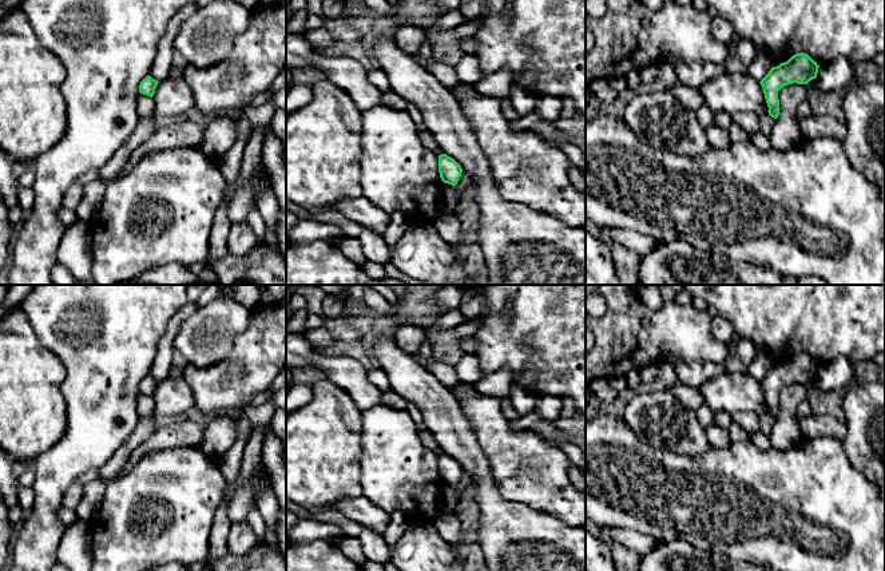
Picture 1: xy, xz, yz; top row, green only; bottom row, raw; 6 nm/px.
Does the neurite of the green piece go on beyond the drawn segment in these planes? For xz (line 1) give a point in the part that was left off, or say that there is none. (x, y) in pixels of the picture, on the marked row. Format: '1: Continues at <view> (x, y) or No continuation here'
1: No continuation here

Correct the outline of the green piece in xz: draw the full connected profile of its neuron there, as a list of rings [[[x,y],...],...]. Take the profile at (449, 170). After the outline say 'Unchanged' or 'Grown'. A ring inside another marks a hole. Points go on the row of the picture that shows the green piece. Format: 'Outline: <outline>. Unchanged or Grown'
Outline: [[[441,154],[438,155],[438,173],[444,183],[456,186],[461,177],[463,168],[453,158],[447,154]]]. Unchanged

